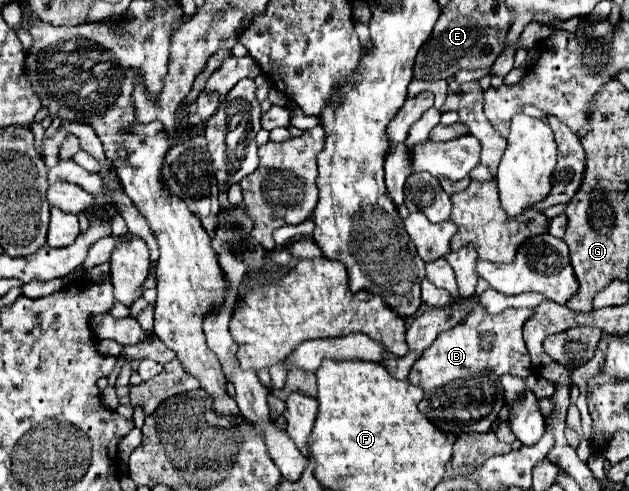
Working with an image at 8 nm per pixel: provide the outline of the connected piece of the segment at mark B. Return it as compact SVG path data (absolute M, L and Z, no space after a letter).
M473 302L467 320L447 332L441 332L433 346L421 354L411 368L409 382L425 392L439 388L439 414L435 426L441 432L487 432L491 428L503 406L499 378L503 374L521 378L531 374L531 358L521 334L523 322L531 314L531 308L507 308L501 314L491 316Z

